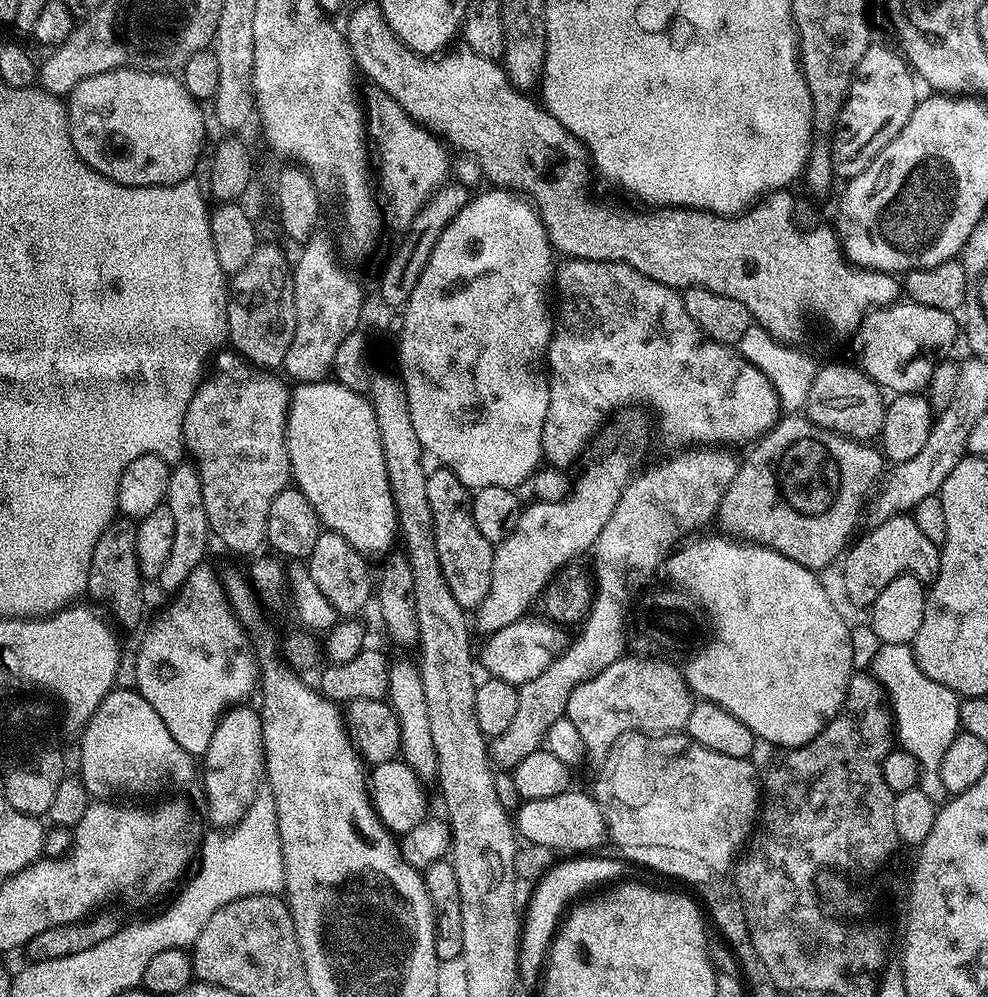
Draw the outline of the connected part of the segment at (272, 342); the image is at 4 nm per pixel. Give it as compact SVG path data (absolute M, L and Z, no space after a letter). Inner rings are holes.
M261 243L254 258L230 276L228 338L231 347L249 364L261 370L283 369L286 350L290 350L290 342L294 342L295 325L290 260L274 245Z

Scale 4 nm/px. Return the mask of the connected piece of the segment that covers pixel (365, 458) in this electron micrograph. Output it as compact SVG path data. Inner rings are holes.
M331 379L316 384L296 384L288 402L288 421L284 424L284 444L288 448L288 466L295 487L314 506L321 525L329 532L342 534L350 546L365 554L384 554L398 540L396 507L386 478L386 462L382 458L382 442L372 405L361 393Z

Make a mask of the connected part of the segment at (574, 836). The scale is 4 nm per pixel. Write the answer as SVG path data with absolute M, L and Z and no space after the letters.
M569 790L554 798L525 800L514 812L514 827L521 841L560 854L588 854L606 840L606 812L595 795Z

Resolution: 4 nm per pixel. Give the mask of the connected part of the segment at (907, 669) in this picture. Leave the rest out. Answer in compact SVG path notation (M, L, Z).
M880 644L872 656L870 675L883 688L887 703L894 721L894 736L899 747L914 756L920 767L918 787L936 805L940 806L949 799L950 793L942 786L942 758L950 742L954 742L960 726L961 697L954 690L942 686L942 682L934 682L934 678L926 678L916 661L916 655L906 644Z

